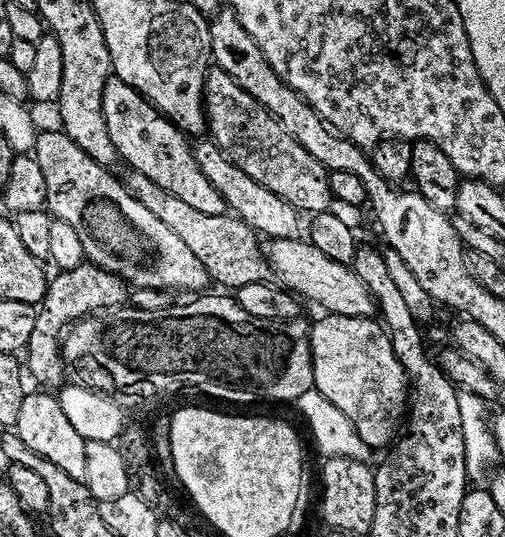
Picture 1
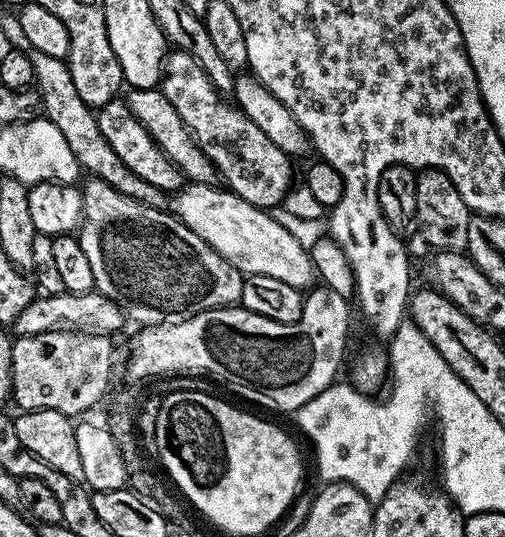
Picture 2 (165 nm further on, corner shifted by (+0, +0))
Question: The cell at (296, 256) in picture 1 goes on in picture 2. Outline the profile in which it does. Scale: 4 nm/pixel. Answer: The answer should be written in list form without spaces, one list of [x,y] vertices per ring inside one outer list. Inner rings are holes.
[[[189,183],[187,187],[185,192],[175,193],[177,194],[175,215],[181,224],[185,224],[190,231],[198,234],[198,238],[202,238],[202,242],[206,242],[209,248],[213,248],[222,258],[226,258],[226,262],[233,264],[245,277],[278,278],[278,282],[286,282],[286,286],[294,286],[301,290],[313,287],[314,269],[309,249],[300,247],[292,238],[292,234],[274,220],[271,211],[246,202],[220,186]]]

